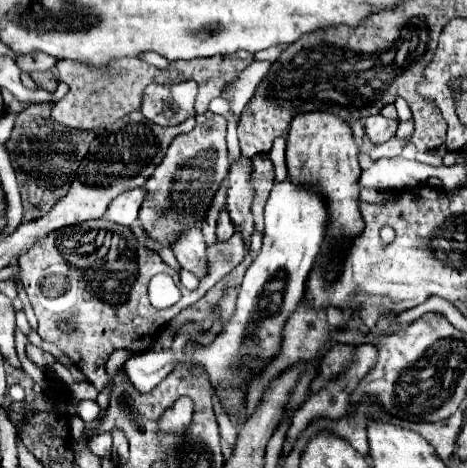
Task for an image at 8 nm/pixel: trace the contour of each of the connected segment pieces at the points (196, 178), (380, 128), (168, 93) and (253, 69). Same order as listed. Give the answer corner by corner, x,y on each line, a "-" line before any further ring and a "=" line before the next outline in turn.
212,111
196,115
196,127
182,137
174,137
162,163
144,185
148,195
142,203
138,219
142,221
146,233
162,245
170,245
180,227
194,225
204,217
216,189
226,179
228,169
230,161
226,149
226,119
=
370,115
364,121
364,129
366,129
366,135
372,139
372,143
382,143
382,141
388,141
390,137
396,135
398,123
400,123
398,119
386,119
382,115
=
182,81
174,85
148,85
142,97
142,113
146,119
168,127
194,117
194,97
198,85
=
254,61
252,65
246,67
246,71
242,71
242,75
226,91
224,97
228,99
228,103
230,103
236,117
242,113
244,105
254,95
254,89
262,81
262,77
266,77
266,73
270,71
270,65
272,65
270,61

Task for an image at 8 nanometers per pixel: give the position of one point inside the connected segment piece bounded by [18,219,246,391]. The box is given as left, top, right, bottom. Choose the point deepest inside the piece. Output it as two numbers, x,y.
96,274

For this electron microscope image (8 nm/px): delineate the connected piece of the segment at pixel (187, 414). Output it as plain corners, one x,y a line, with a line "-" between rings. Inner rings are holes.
180,397
158,419
158,433
160,435
170,435
170,433
184,431
188,425
192,425
192,413
194,413
192,399
190,397

